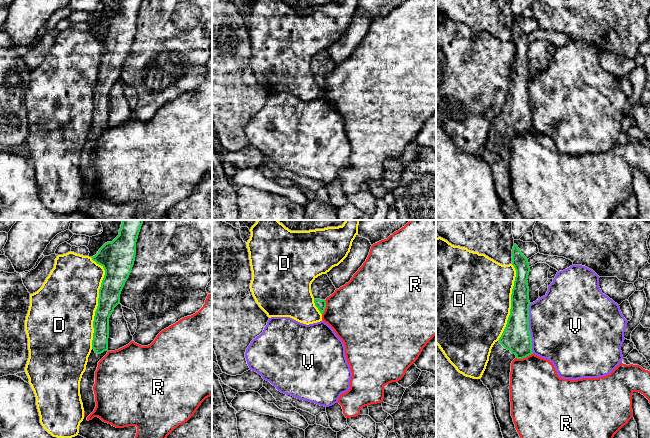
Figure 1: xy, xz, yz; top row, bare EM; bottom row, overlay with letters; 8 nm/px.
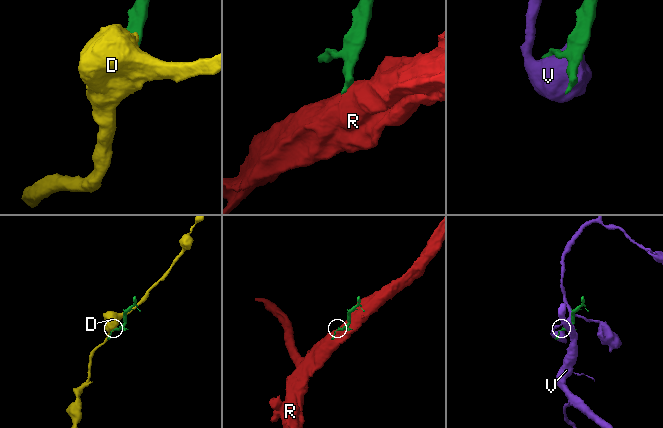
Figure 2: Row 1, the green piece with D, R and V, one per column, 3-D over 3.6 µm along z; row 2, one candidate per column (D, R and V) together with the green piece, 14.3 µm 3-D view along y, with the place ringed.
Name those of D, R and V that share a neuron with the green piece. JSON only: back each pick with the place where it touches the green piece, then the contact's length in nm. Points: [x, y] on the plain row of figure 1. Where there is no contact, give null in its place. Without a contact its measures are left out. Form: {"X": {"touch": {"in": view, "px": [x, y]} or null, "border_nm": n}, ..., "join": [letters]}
{"join": []}

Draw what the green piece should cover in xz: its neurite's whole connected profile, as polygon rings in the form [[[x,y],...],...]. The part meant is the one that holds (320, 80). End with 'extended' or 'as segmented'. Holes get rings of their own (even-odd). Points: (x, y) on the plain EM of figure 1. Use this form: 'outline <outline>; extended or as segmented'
outline [[[322,50],[315,54],[311,60],[311,68],[314,73],[315,82],[321,90],[326,84],[326,74],[335,68],[336,64],[327,50]]]; extended

